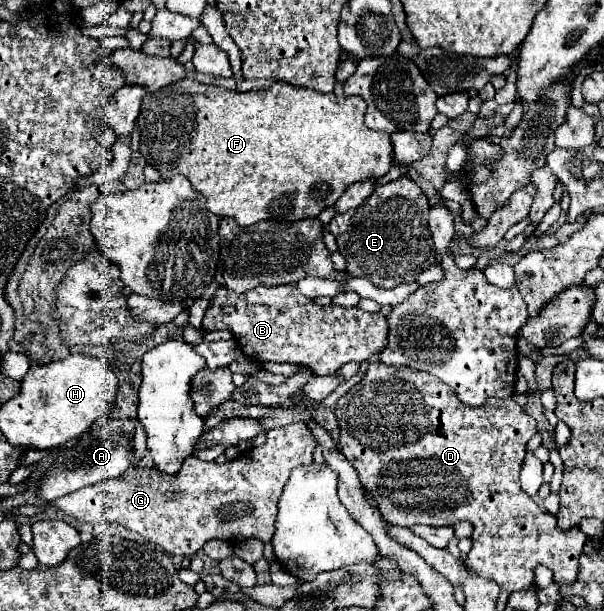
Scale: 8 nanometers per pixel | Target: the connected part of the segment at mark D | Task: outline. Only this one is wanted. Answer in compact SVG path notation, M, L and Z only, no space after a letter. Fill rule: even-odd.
M375 362L369 366L365 378L339 398L335 416L341 432L341 452L357 470L361 484L375 498L387 522L407 528L415 524L453 526L461 520L471 522L473 548L467 554L469 572L497 582L507 592L529 590L535 584L533 568L537 564L549 566L559 586L569 586L575 582L579 554L587 542L587 536L579 528L559 530L555 516L541 510L533 498L521 490L519 470L525 458L525 444L537 432L537 422L513 398L489 398L485 406L471 408L459 402L455 392L433 374ZM387 390L399 390L399 394L415 398L415 402L427 410L427 422L431 422L423 424L423 430L413 430L413 438L409 438L407 446L391 446L391 450L375 446L375 422L371 422L371 402L375 402L375 394L387 394Z

